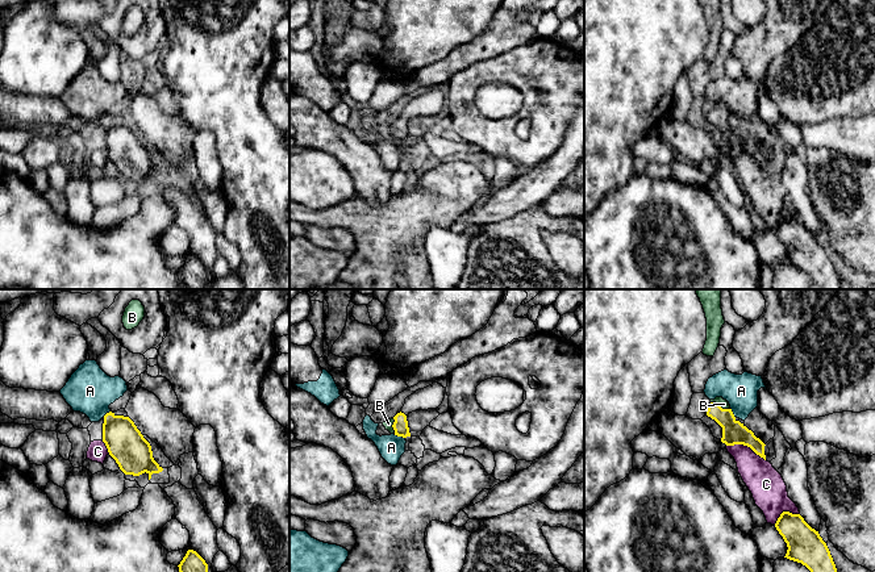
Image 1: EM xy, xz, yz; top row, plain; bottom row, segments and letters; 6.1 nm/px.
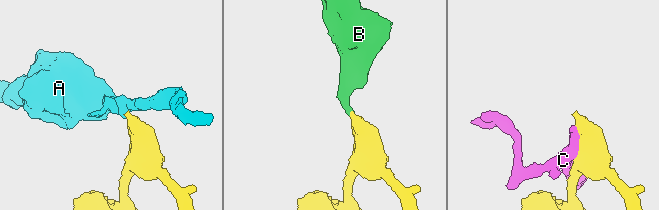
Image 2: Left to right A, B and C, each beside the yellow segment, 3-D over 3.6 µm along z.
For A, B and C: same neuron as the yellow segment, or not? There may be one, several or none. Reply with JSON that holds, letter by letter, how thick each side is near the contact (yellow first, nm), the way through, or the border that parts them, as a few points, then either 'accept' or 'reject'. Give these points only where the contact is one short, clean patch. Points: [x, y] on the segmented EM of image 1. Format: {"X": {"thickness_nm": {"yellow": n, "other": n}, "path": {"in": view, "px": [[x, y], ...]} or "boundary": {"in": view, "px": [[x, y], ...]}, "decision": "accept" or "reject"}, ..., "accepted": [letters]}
{"A": {"thickness_nm": {"yellow": 90, "other": 160}, "boundary": {"in": "xz", "px": [[394, 434], [404, 438]]}, "decision": "reject"}, "B": {"thickness_nm": {"yellow": 140, "other": 60}, "path": {"in": "yz", "px": [[733, 431], [720, 412], [719, 405], [724, 404]]}, "decision": "accept"}, "C": {"thickness_nm": {"yellow": 140, "other": 200}, "decision": "reject"}, "accepted": ["B"]}

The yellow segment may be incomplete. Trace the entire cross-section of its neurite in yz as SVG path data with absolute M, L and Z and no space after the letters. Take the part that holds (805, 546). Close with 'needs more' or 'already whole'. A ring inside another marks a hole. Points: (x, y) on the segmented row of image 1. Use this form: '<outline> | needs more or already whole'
M783 512L775 527L788 547L784 558L801 563L811 572L837 572L826 543L800 514Z | already whole

